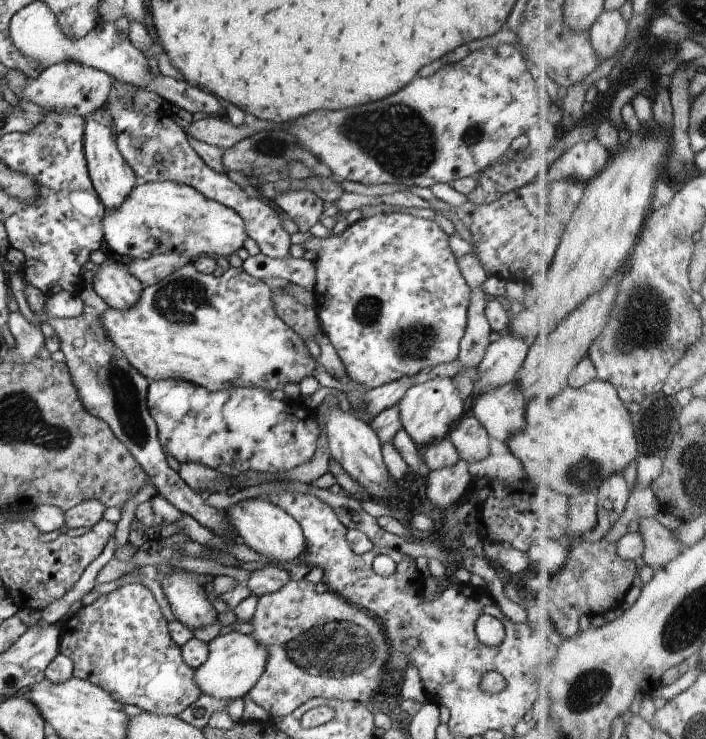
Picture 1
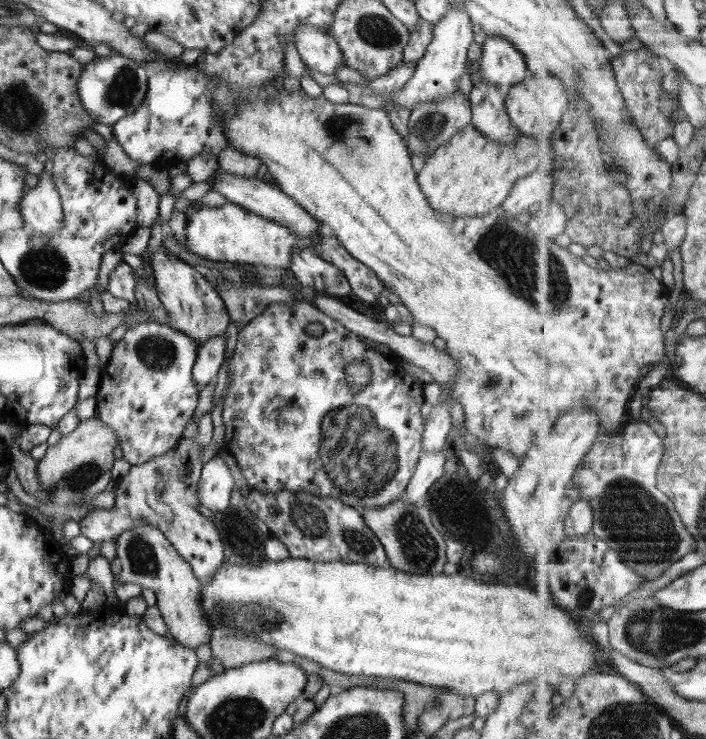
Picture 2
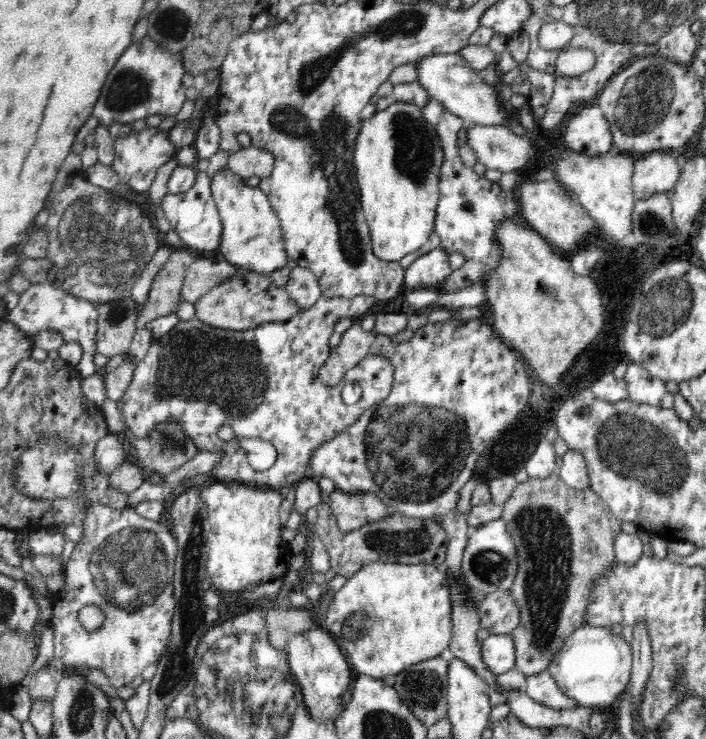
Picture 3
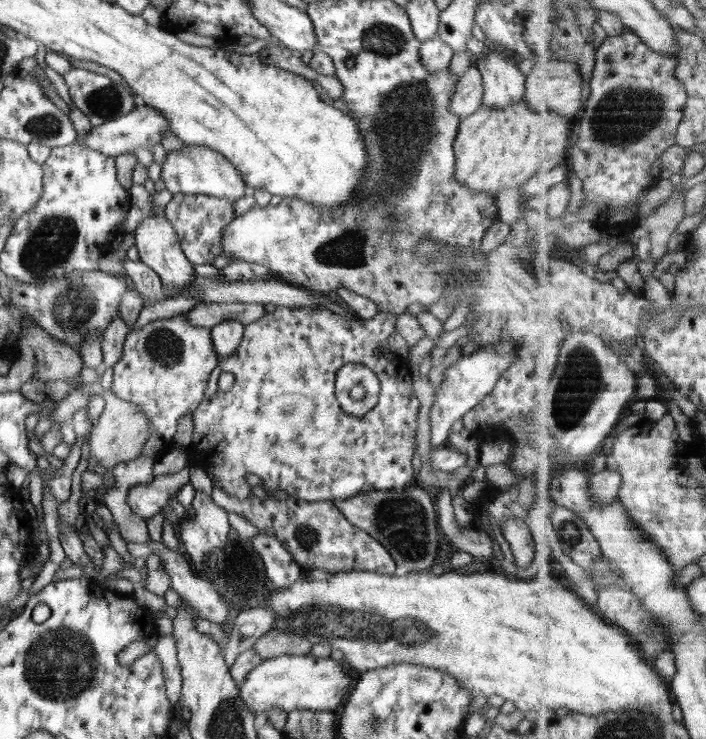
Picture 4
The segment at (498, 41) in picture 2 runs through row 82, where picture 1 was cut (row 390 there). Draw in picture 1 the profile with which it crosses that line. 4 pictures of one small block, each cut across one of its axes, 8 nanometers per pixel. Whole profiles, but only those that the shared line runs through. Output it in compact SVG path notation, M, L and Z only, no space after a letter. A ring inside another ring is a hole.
M514 381L480 394L476 399L473 411L492 440L508 444L514 435L520 434L520 431L525 429L525 409L524 397L517 387L517 382Z

